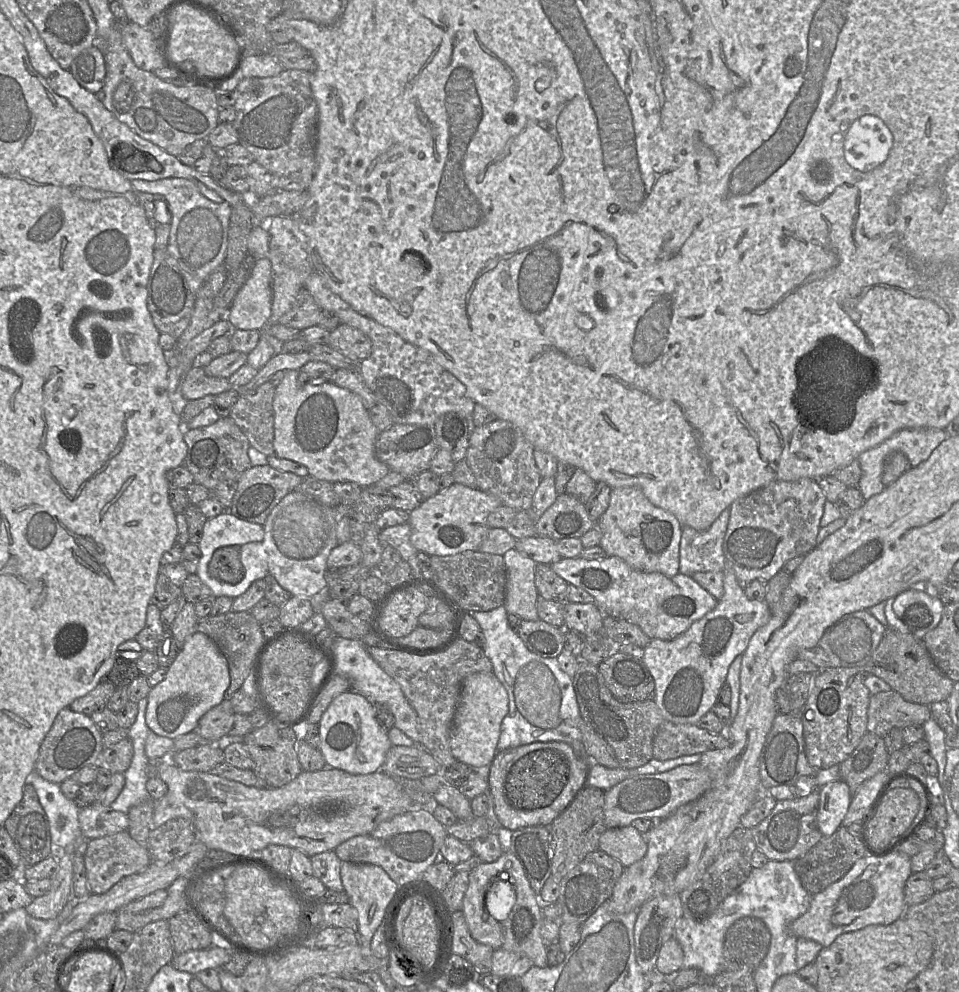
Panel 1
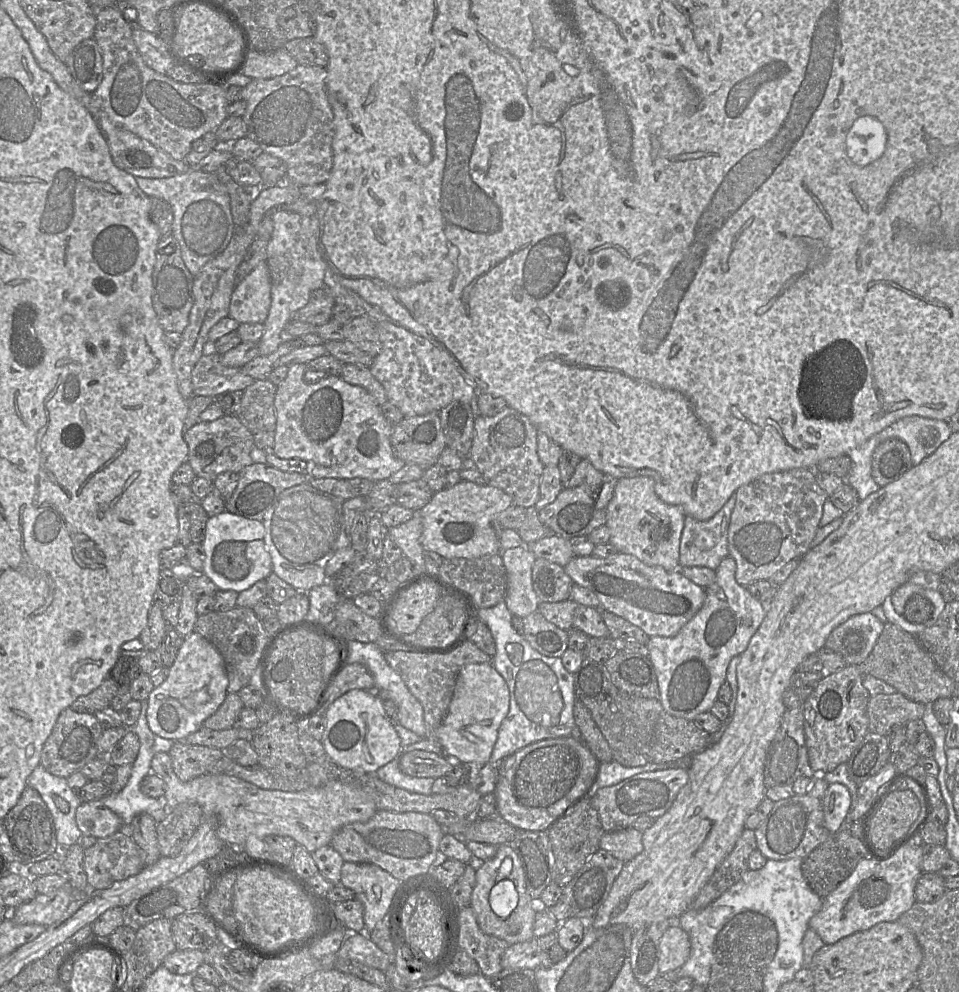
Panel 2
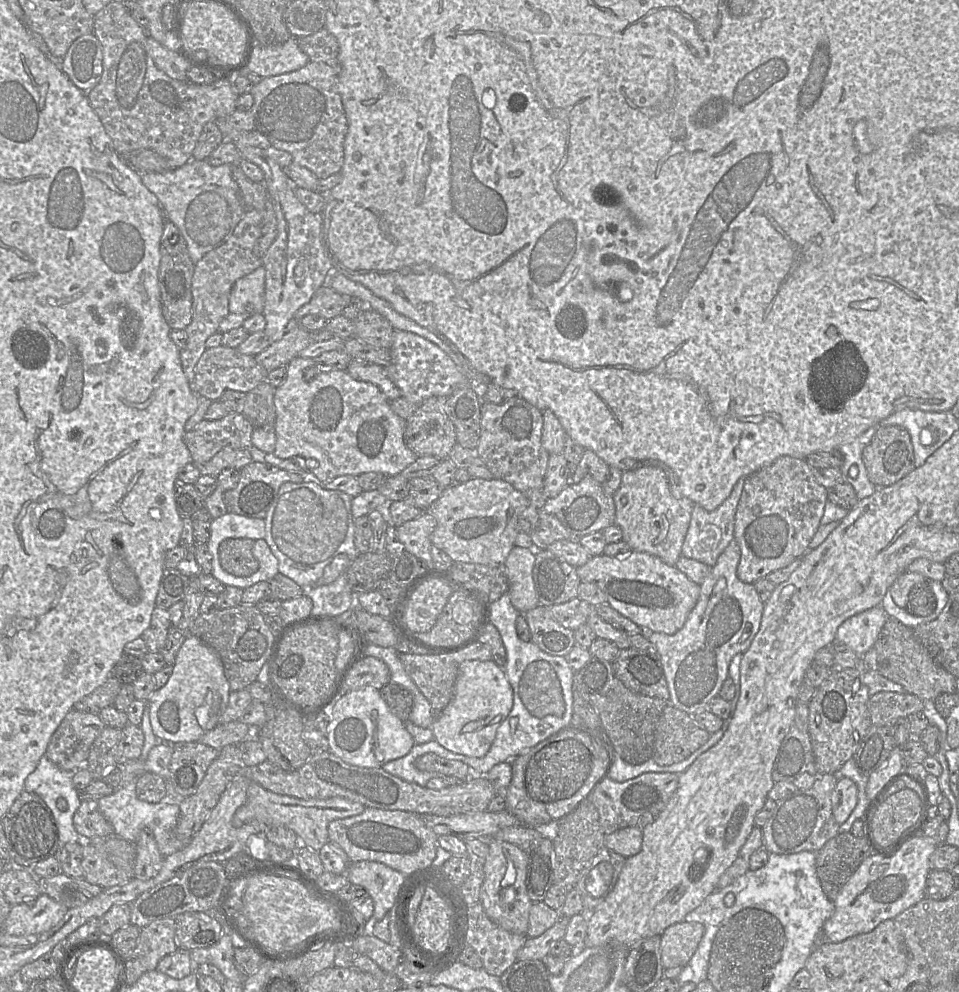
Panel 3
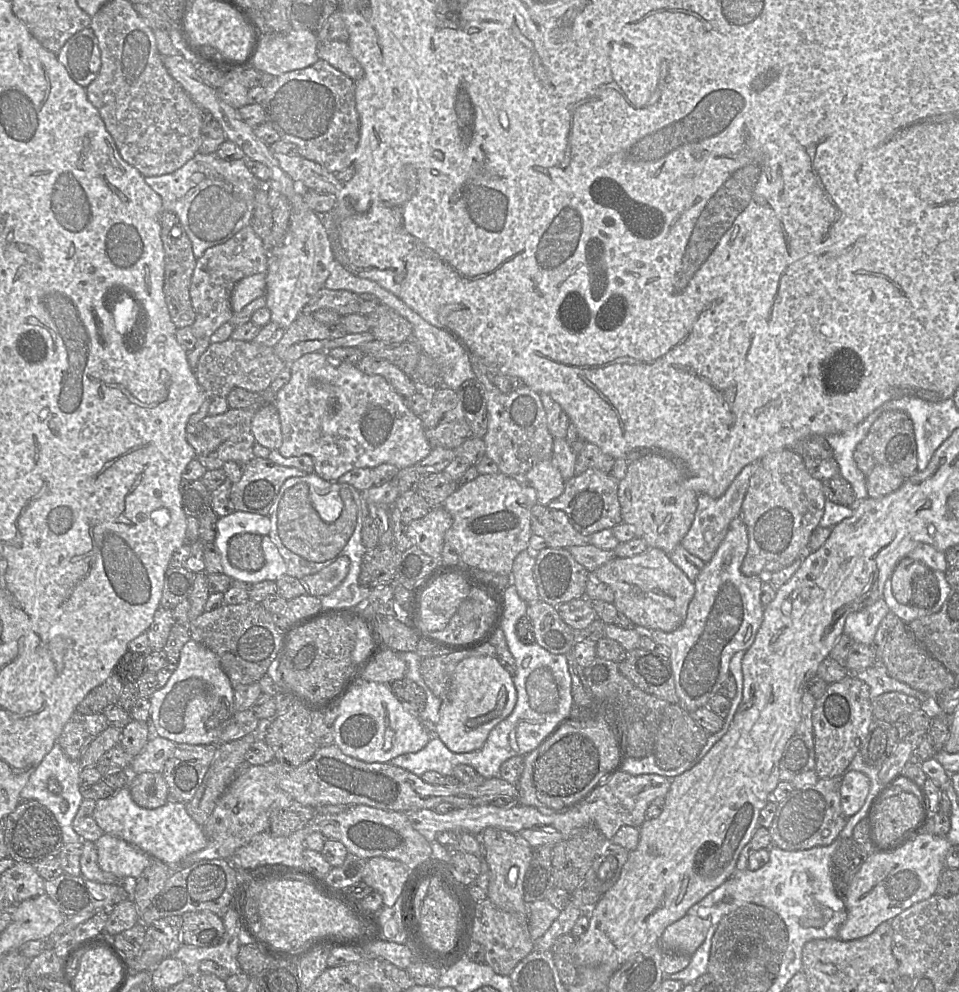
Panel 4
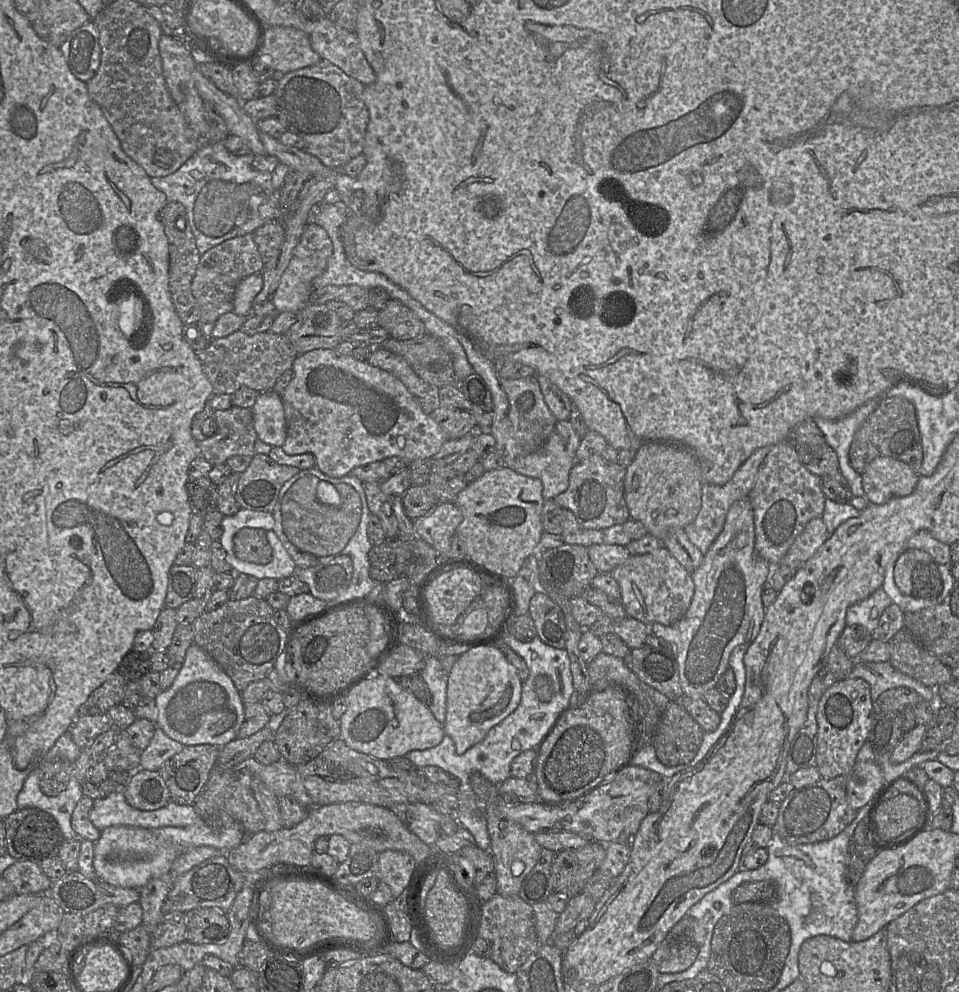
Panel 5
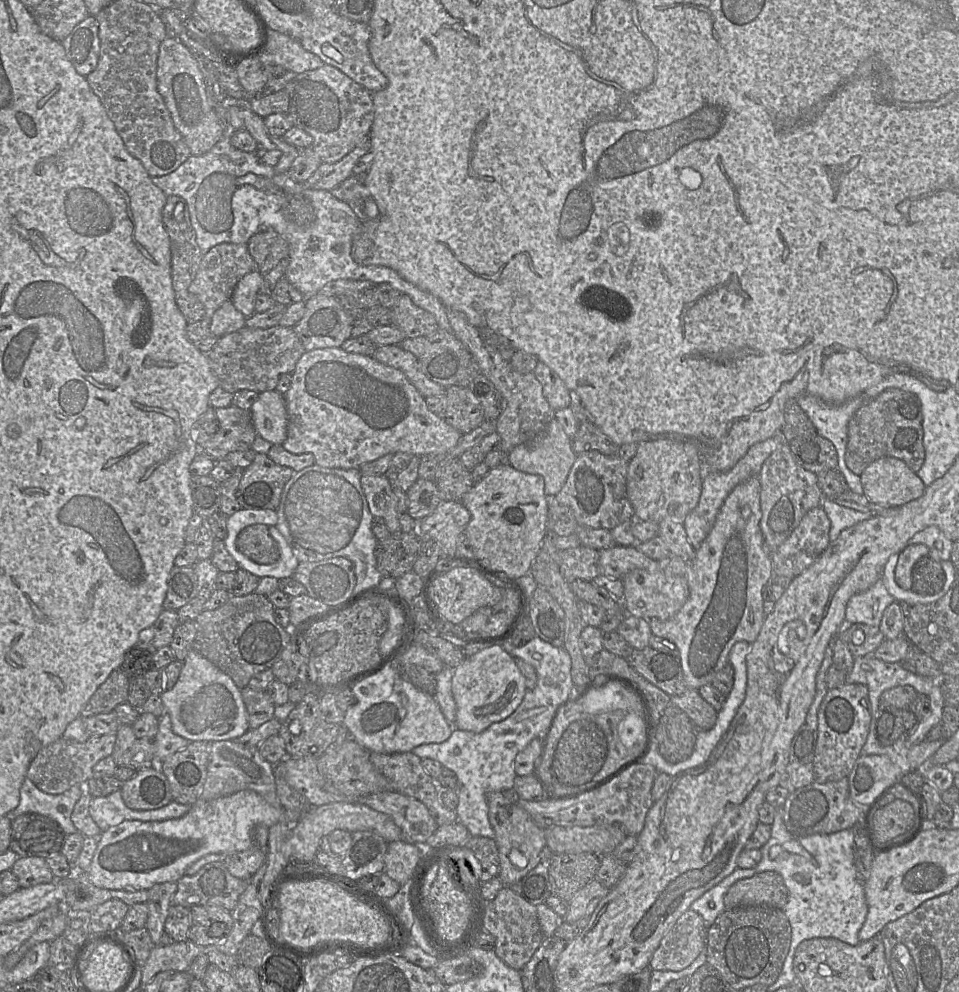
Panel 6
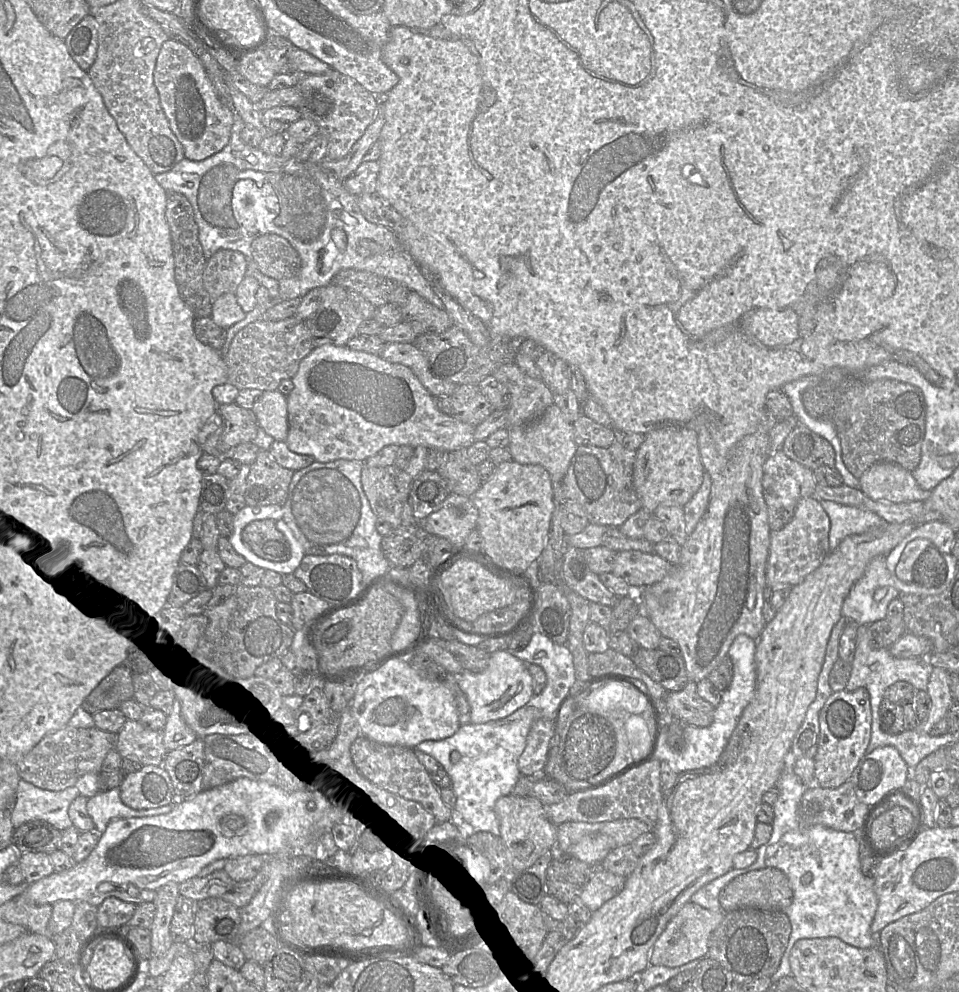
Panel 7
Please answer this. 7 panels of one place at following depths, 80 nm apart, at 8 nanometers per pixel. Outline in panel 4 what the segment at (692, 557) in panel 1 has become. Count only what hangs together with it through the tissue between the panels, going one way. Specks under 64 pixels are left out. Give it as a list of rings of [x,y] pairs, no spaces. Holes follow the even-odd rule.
[[[759,461],[746,465],[735,477],[725,493],[719,498],[715,499],[703,493],[698,494],[698,504],[693,523],[681,541],[682,546],[689,553],[703,560],[705,563],[712,559],[724,540],[731,521],[740,516],[741,506],[748,490],[750,479],[758,467]]]

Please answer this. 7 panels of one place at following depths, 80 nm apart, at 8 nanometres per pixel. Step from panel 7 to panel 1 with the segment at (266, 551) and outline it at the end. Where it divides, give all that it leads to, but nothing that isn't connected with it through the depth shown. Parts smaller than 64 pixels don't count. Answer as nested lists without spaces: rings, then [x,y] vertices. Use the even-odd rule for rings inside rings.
[[[228,545],[216,549],[209,562],[209,574],[223,585],[238,585],[245,576],[241,562],[241,545]]]

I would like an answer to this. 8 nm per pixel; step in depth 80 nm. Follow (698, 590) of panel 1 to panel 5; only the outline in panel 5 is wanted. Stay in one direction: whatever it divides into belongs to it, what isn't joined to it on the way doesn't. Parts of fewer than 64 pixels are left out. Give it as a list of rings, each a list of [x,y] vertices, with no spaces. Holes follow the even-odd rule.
[[[666,547],[644,555],[630,556],[610,573],[621,588],[621,603],[627,616],[647,625],[673,625],[687,612],[694,595],[691,574],[670,554]]]

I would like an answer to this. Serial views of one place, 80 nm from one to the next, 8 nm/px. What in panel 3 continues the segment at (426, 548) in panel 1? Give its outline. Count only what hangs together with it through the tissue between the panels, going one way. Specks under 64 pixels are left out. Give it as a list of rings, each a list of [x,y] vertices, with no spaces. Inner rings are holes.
[[[470,478],[462,484],[446,487],[439,498],[423,512],[430,513],[436,519],[436,528],[431,535],[433,546],[443,550],[454,562],[490,565],[505,563],[519,533],[518,516],[529,505],[527,495],[504,480]]]

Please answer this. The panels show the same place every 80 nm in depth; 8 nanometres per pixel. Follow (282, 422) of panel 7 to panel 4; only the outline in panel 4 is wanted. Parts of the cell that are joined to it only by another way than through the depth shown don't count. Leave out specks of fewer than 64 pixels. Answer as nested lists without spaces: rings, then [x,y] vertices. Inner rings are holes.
[[[274,403],[259,407],[252,418],[255,441],[263,447],[278,450],[282,445],[282,432],[278,410]]]

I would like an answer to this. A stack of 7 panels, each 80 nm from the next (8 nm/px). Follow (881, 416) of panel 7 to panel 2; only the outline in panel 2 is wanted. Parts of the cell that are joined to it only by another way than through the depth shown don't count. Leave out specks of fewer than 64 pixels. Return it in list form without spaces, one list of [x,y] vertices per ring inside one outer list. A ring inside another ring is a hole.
[[[898,438],[881,442],[873,452],[871,473],[880,487],[898,480],[912,467],[909,447]]]

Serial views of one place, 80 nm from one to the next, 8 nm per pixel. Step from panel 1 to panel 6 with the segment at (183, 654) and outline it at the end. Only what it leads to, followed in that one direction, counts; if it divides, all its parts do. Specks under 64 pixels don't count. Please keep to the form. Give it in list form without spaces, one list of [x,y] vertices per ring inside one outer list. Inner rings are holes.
[[[193,649],[188,652],[183,661],[180,676],[174,687],[164,690],[160,697],[164,711],[167,711],[170,716],[173,732],[190,742],[234,740],[249,730],[248,713],[241,690],[228,675]]]

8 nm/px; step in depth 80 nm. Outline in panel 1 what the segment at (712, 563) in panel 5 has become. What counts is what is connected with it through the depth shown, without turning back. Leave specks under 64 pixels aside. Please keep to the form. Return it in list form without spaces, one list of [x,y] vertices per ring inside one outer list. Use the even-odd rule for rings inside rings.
[[[730,567],[723,570],[724,594],[713,610],[677,638],[651,639],[642,660],[655,682],[654,701],[664,720],[696,724],[716,704],[730,664],[746,650],[753,634],[768,623],[771,609],[765,600],[751,600]]]

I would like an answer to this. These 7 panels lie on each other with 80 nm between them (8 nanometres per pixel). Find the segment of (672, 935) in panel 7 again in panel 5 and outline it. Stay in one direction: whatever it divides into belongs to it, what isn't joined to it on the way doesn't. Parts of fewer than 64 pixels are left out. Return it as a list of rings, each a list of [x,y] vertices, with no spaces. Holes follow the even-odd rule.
[[[668,936],[652,955],[660,973],[677,973],[688,969],[696,960],[699,947],[688,939]]]

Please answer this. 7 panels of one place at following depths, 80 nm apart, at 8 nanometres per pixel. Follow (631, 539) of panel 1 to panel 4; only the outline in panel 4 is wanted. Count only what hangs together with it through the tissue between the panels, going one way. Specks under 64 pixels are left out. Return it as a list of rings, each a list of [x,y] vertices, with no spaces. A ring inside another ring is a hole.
[[[657,452],[647,454],[629,464],[625,477],[619,482],[618,500],[622,522],[635,527],[636,538],[645,540],[649,548],[659,548],[669,555],[681,544],[693,523],[698,494],[686,487],[686,477],[680,462],[669,454]]]

